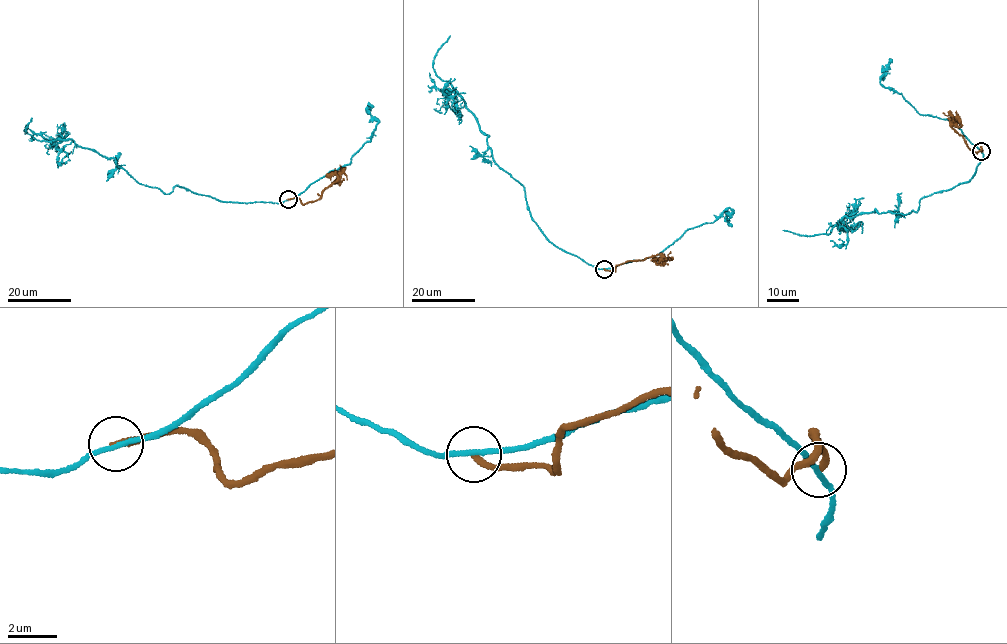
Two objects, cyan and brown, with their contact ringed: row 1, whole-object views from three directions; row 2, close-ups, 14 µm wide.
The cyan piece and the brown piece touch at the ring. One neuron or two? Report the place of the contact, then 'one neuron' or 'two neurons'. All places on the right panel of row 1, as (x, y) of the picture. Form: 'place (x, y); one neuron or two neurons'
place (981, 151); two neurons

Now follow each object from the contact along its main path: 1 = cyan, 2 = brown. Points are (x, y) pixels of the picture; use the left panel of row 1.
1: (288, 200), (222, 201), (177, 185), (164, 193), (71, 139), (37, 140), (24, 130), (31, 117)
2: (288, 200), (297, 197), (303, 204), (317, 201), (340, 177), (340, 165)

